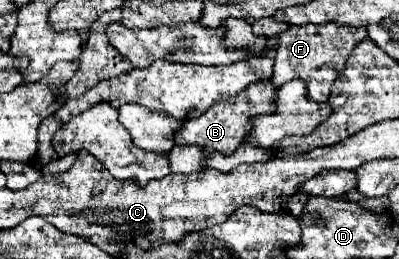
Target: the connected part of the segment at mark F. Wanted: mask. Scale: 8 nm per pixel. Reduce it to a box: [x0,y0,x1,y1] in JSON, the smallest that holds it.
[273,23,367,101]

